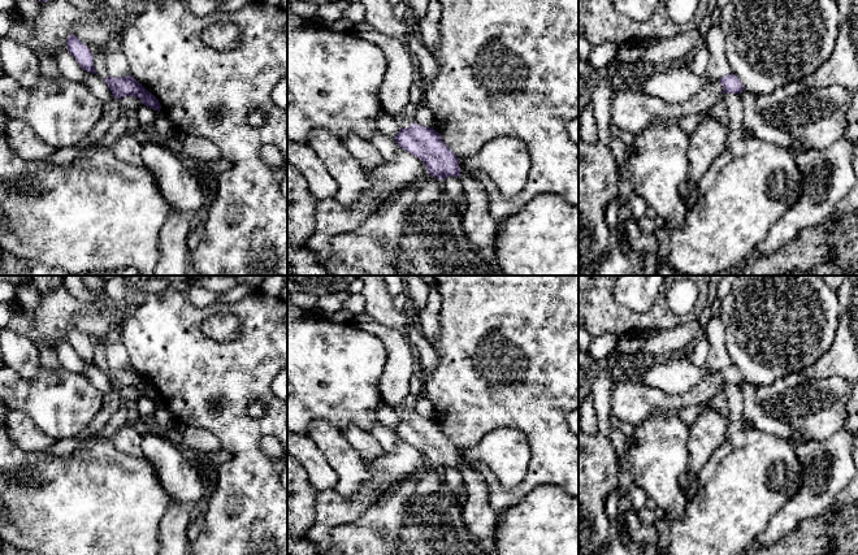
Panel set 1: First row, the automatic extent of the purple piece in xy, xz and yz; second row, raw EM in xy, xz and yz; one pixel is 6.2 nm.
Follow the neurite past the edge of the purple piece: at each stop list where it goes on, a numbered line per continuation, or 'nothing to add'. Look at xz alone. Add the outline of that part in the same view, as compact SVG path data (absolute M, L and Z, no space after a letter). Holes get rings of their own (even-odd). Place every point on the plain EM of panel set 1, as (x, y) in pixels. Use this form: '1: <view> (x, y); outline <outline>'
1: xz (404, 411); outline M410 394L402 404L399 404L398 407L395 407L395 412L399 416L399 419L406 420L410 419L415 415L413 412L413 404L417 400L419 396Z

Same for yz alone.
1: yz (632, 402); outline M620 369L611 386L611 412L633 428L644 422L654 409L668 417L676 417L686 406L703 404L723 389L719 372L703 377L682 395L670 395L656 387L638 382L627 369Z

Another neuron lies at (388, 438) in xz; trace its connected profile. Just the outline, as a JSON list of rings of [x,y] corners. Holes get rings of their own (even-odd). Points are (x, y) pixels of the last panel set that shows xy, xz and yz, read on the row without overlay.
[[[377,422],[372,426],[369,433],[376,438],[376,441],[382,446],[386,451],[393,451],[400,438],[393,429]]]

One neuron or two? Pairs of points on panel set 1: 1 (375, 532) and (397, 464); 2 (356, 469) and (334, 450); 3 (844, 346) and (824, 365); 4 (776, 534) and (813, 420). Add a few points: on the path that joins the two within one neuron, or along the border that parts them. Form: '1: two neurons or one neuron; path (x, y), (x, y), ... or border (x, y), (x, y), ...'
1: two neurons; border (419, 475), (393, 482), (369, 508)
2: one neuron; path (351, 467), (339, 455)
3: one neuron; path (839, 351), (830, 360)
4: two neurons; border (839, 430), (827, 438), (811, 439), (809, 442)

